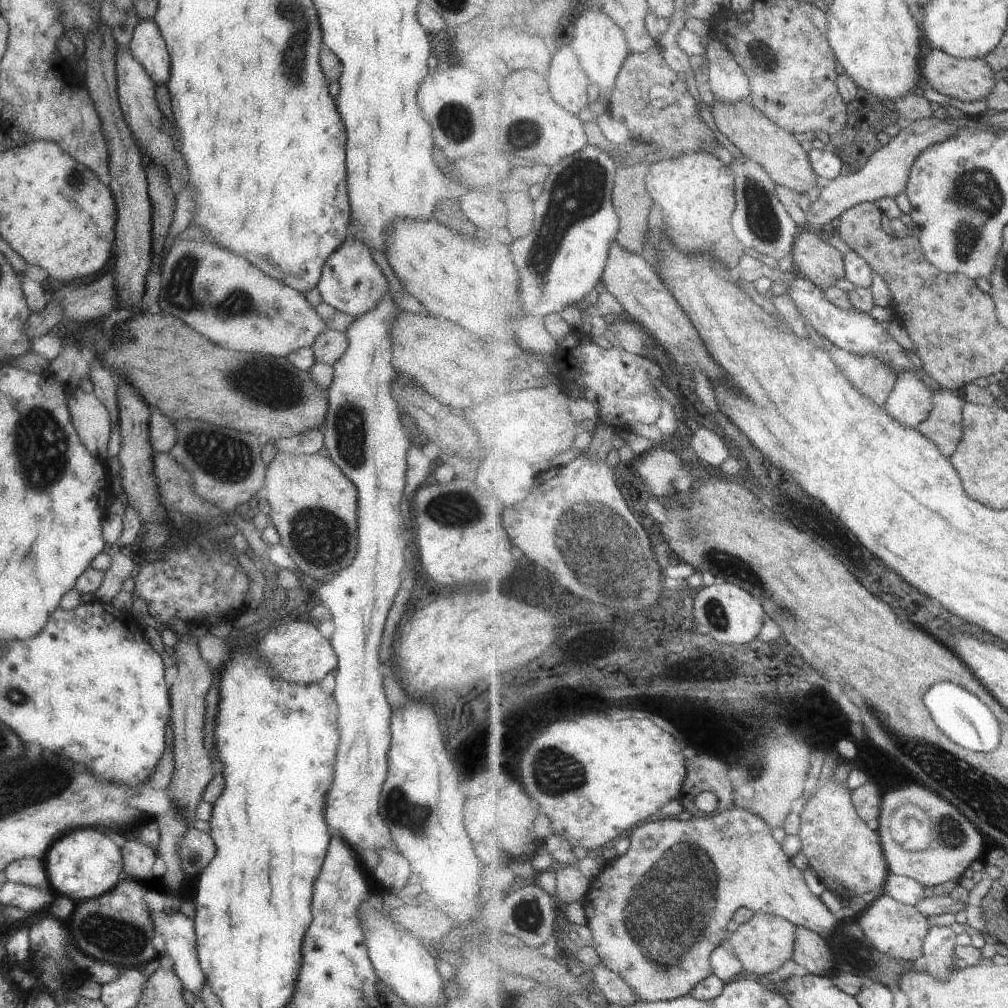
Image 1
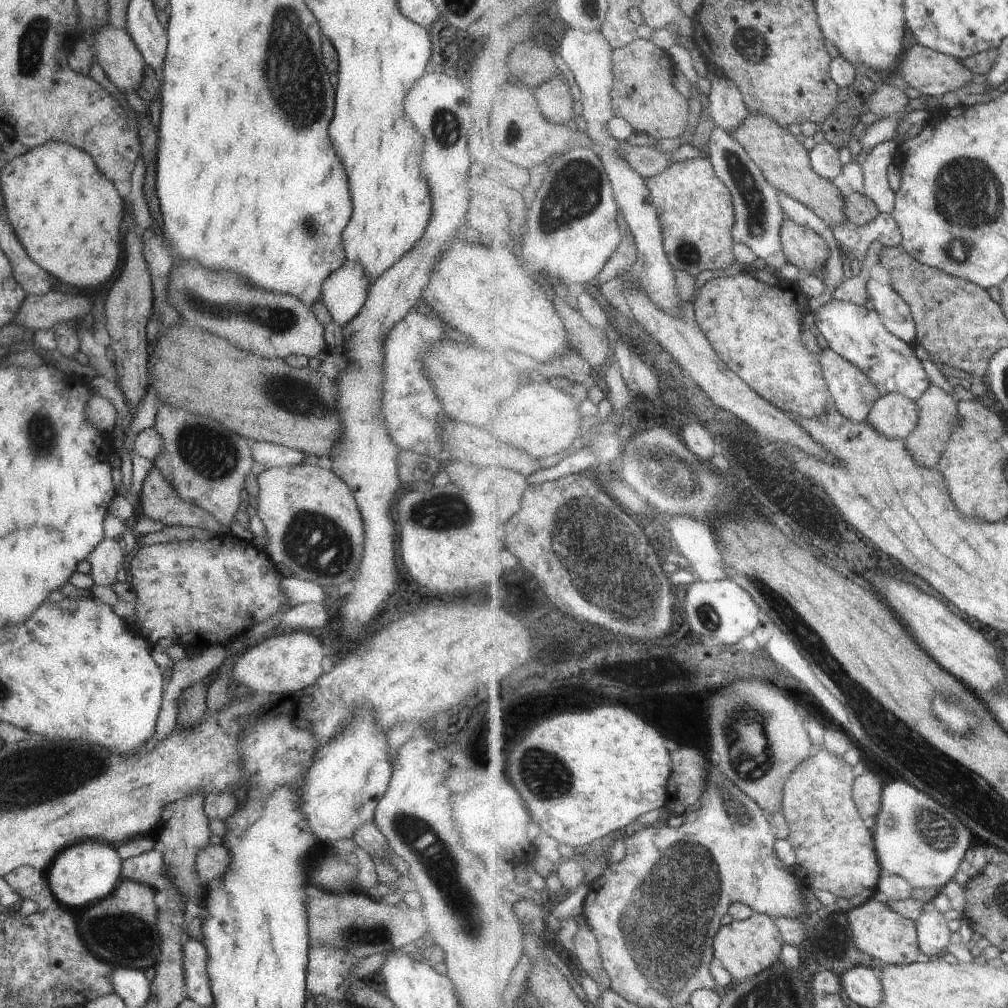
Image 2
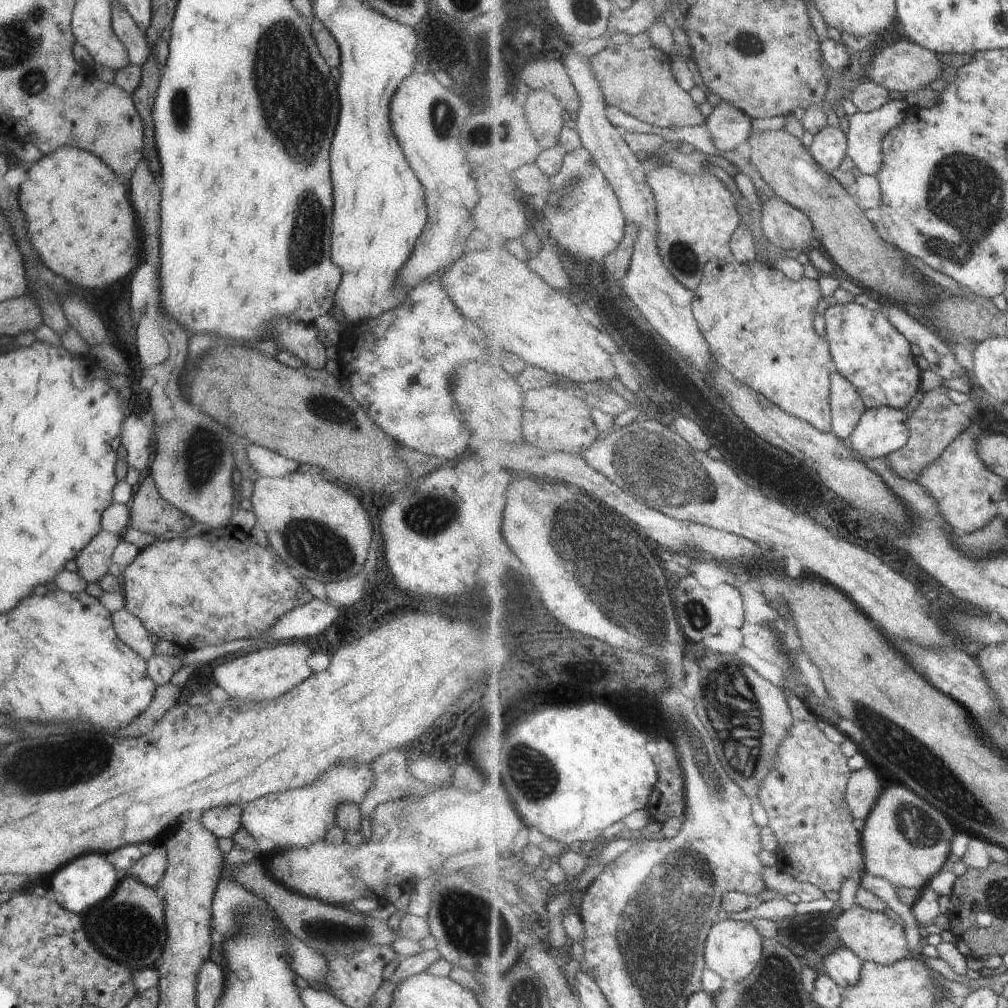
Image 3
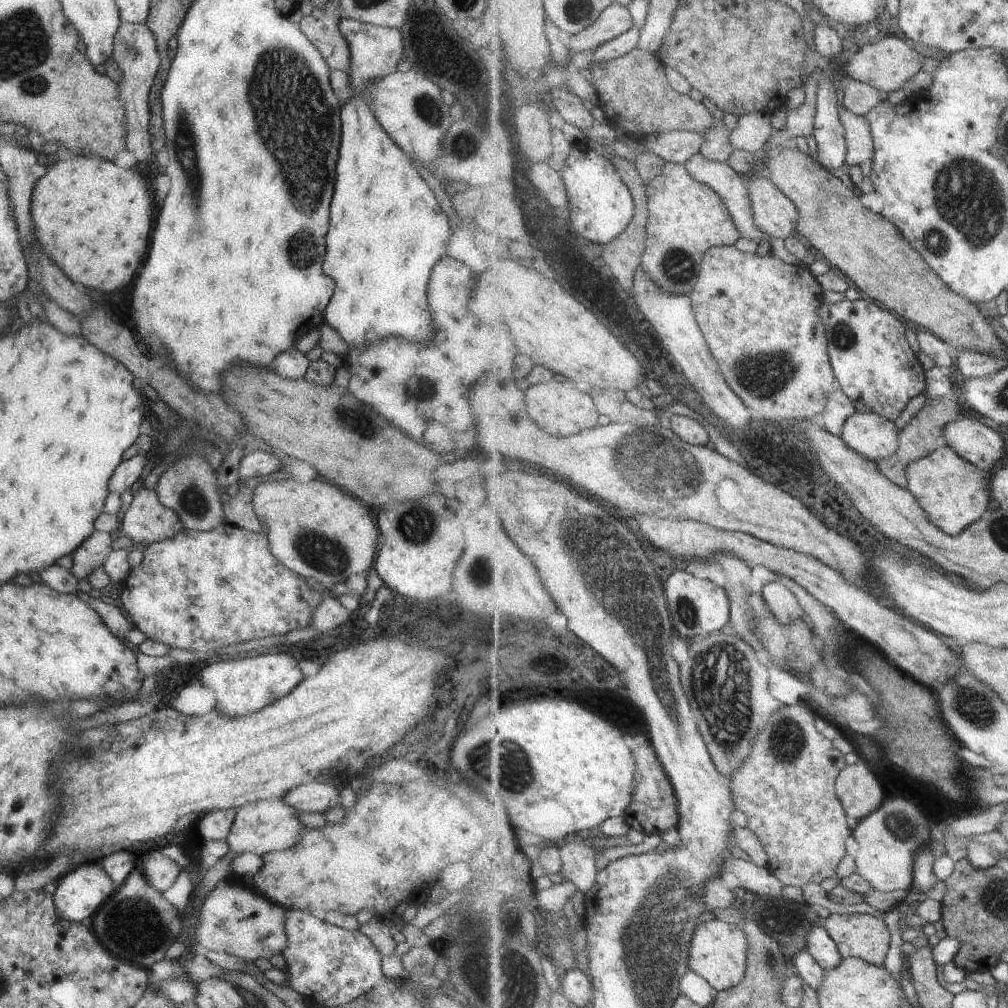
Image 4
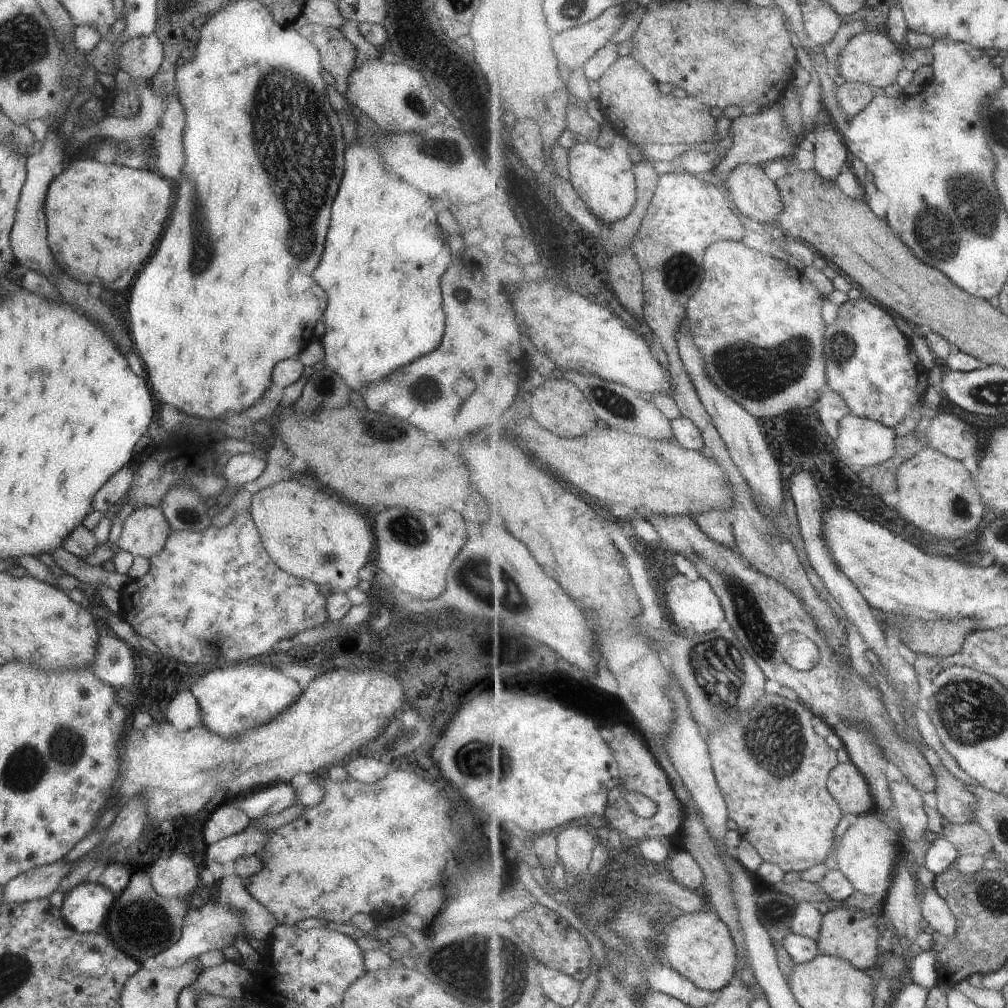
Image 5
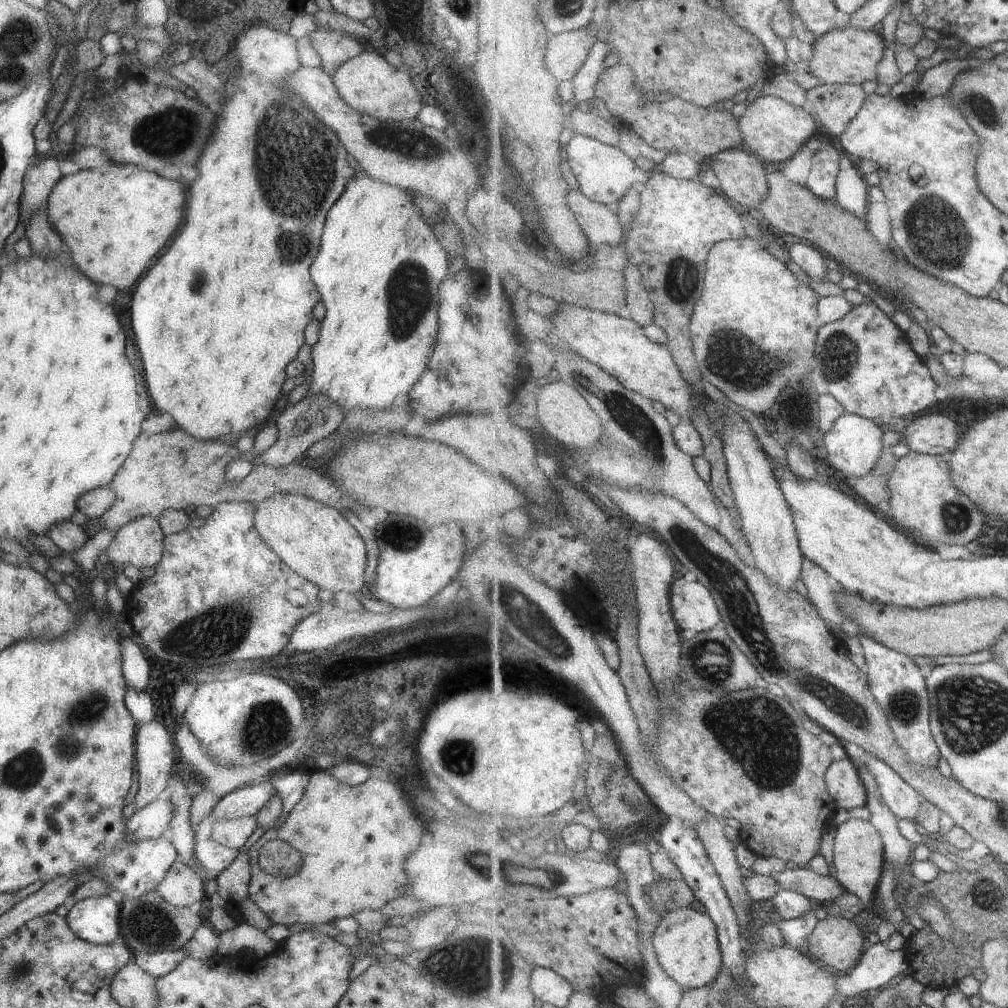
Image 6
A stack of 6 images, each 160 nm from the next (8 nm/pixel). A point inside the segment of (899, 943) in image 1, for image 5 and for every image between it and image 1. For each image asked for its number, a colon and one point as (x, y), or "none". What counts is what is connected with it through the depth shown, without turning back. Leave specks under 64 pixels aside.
2: (877, 930)
3: (871, 935)
4: (865, 936)
5: (850, 933)

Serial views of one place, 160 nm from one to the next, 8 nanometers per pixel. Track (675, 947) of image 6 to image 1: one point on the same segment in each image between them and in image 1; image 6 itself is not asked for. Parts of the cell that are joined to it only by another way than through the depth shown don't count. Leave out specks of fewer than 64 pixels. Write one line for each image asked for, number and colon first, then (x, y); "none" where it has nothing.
1: (763, 945)
2: (746, 948)
3: (733, 949)
4: (719, 953)
5: (700, 945)

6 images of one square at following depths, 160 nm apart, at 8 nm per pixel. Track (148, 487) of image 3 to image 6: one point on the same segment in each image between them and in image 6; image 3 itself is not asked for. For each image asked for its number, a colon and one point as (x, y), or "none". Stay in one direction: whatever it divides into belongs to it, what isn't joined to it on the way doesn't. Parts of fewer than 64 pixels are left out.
4: (146, 520)
5: (144, 530)
6: (139, 542)

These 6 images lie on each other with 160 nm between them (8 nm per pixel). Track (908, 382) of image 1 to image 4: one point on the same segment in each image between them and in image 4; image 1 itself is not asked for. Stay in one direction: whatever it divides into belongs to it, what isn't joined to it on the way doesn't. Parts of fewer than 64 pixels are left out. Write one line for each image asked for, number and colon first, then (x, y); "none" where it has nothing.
2: (893, 415)
3: (881, 431)
4: (873, 435)

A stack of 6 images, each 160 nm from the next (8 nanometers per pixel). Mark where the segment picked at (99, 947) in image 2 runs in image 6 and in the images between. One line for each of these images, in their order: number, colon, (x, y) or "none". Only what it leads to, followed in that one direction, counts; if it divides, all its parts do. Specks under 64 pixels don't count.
3: (128, 926)
4: (135, 923)
5: (141, 923)
6: (147, 924)

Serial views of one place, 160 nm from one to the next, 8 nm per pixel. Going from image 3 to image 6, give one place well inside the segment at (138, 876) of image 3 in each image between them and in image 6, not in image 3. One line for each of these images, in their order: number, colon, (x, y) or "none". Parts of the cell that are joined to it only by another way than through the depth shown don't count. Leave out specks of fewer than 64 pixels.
4: (159, 871)
5: (175, 877)
6: (181, 886)

